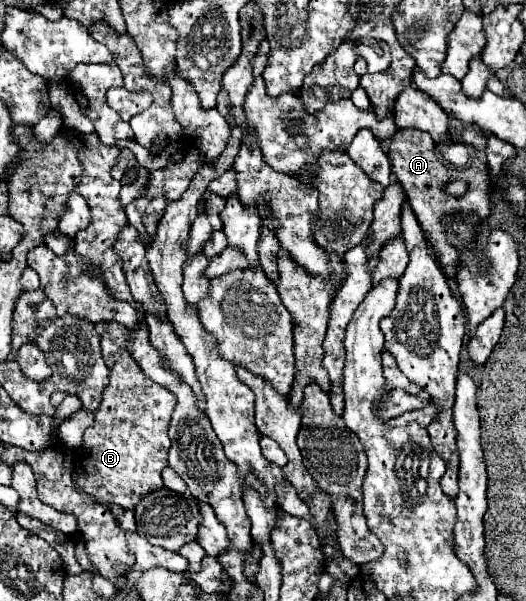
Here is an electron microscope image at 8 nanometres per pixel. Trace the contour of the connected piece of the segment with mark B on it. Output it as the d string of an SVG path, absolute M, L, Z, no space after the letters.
M109 322L105 334L101 334L101 354L111 370L109 384L103 392L95 422L87 428L83 444L75 454L75 482L99 502L117 504L123 510L135 510L145 494L163 488L161 470L167 466L171 446L167 428L175 408L175 394L147 378L131 358L127 350L129 332L129 328Z

